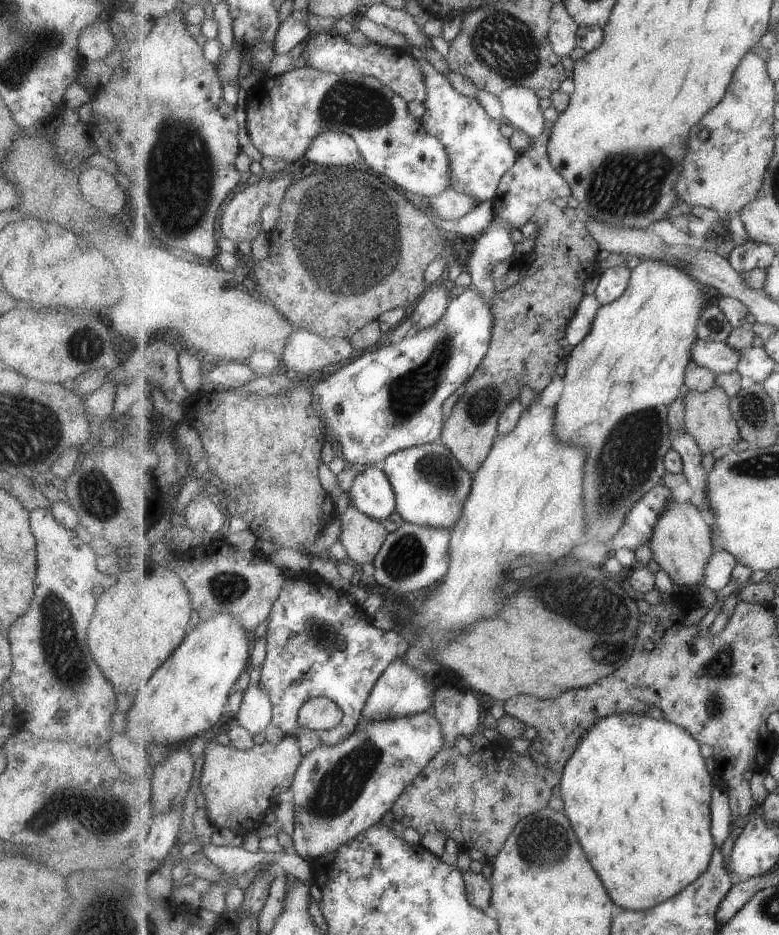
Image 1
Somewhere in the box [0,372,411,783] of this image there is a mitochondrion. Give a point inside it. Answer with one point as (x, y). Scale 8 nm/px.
(59, 642)

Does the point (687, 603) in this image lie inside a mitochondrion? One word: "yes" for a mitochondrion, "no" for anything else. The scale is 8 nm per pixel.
no

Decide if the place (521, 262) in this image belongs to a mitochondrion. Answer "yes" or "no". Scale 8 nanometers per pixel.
no

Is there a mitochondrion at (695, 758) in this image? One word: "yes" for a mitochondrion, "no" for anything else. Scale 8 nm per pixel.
no

